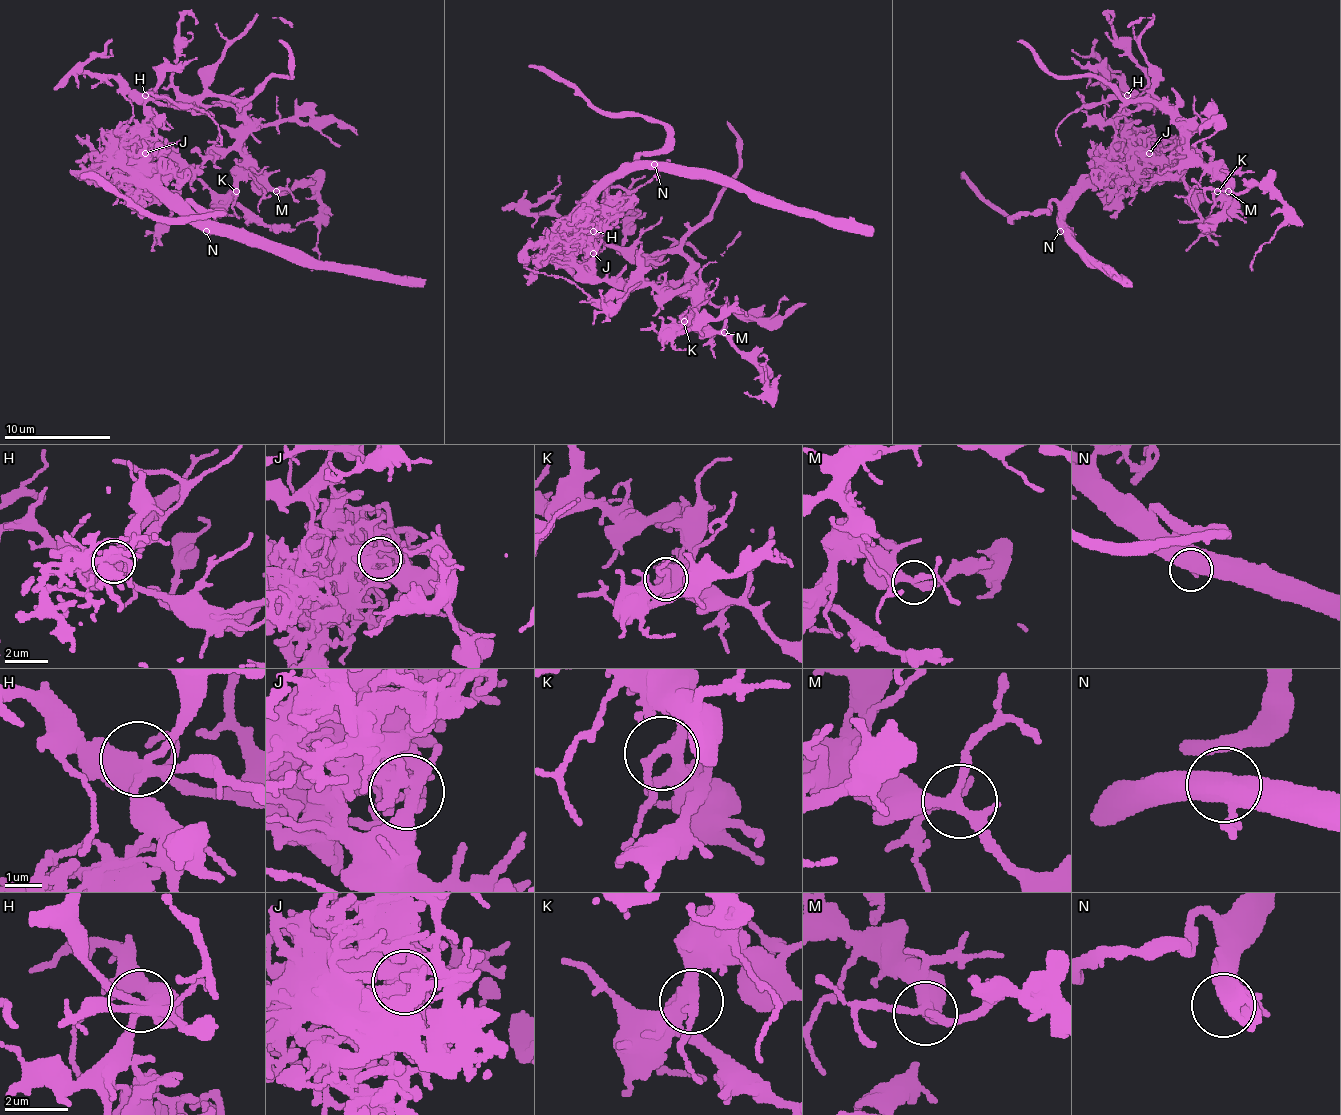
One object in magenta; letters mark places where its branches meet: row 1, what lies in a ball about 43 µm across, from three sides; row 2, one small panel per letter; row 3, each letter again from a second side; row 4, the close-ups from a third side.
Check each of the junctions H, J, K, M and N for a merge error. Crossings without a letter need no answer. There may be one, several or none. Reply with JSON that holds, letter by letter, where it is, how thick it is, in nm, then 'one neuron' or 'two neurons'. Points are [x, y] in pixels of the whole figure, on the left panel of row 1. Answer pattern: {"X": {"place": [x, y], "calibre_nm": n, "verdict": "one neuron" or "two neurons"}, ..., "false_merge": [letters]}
{"H": {"place": [145, 95], "calibre_nm": 400, "verdict": "one neuron"}, "J": {"place": [145, 153], "calibre_nm": 360, "verdict": "two neurons"}, "K": {"place": [236, 191], "calibre_nm": 280, "verdict": "one neuron"}, "M": {"place": [276, 191], "calibre_nm": 280, "verdict": "one neuron"}, "N": {"place": [206, 231], "calibre_nm": 480, "verdict": "one neuron"}, "false_merge": ["J"]}

